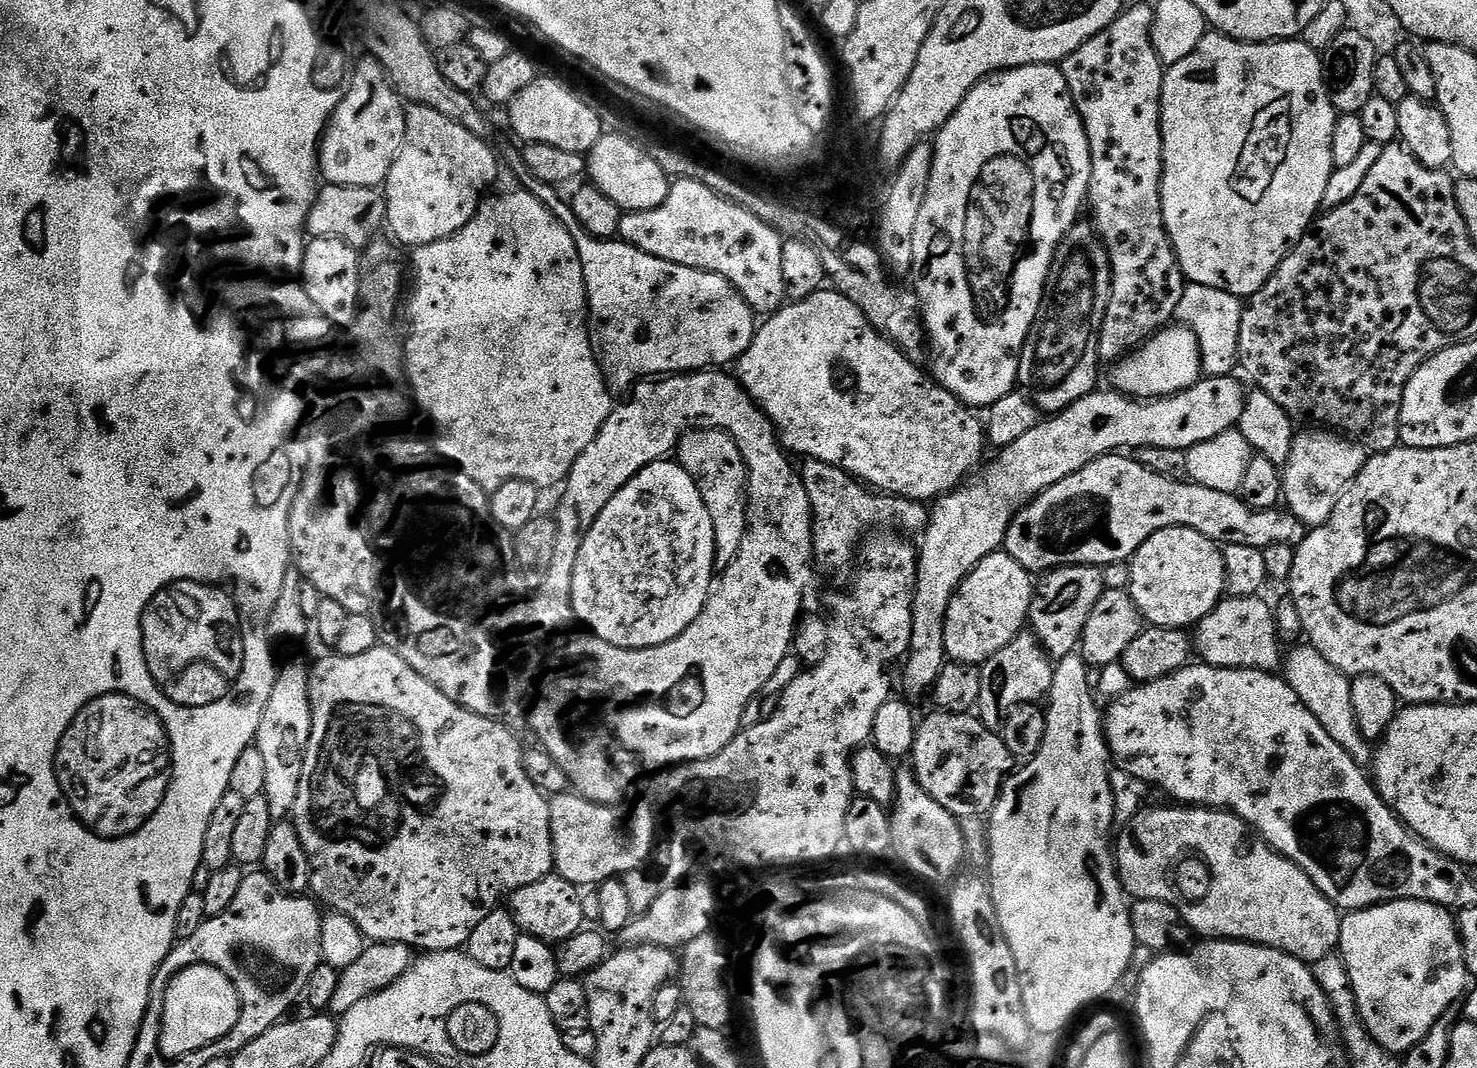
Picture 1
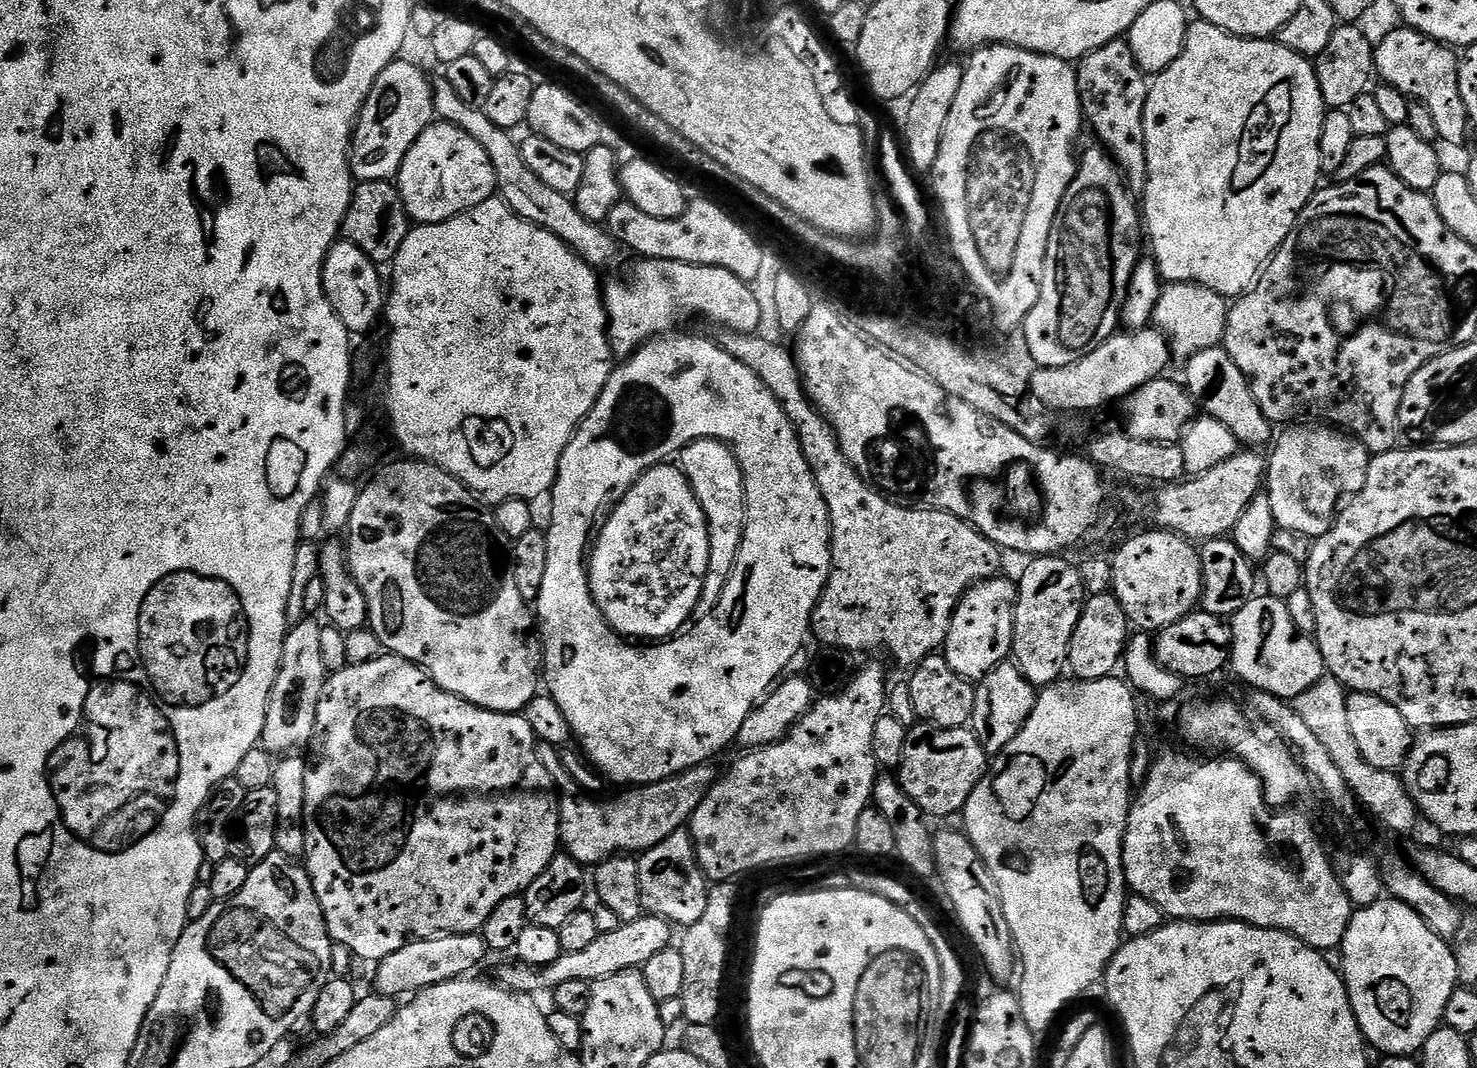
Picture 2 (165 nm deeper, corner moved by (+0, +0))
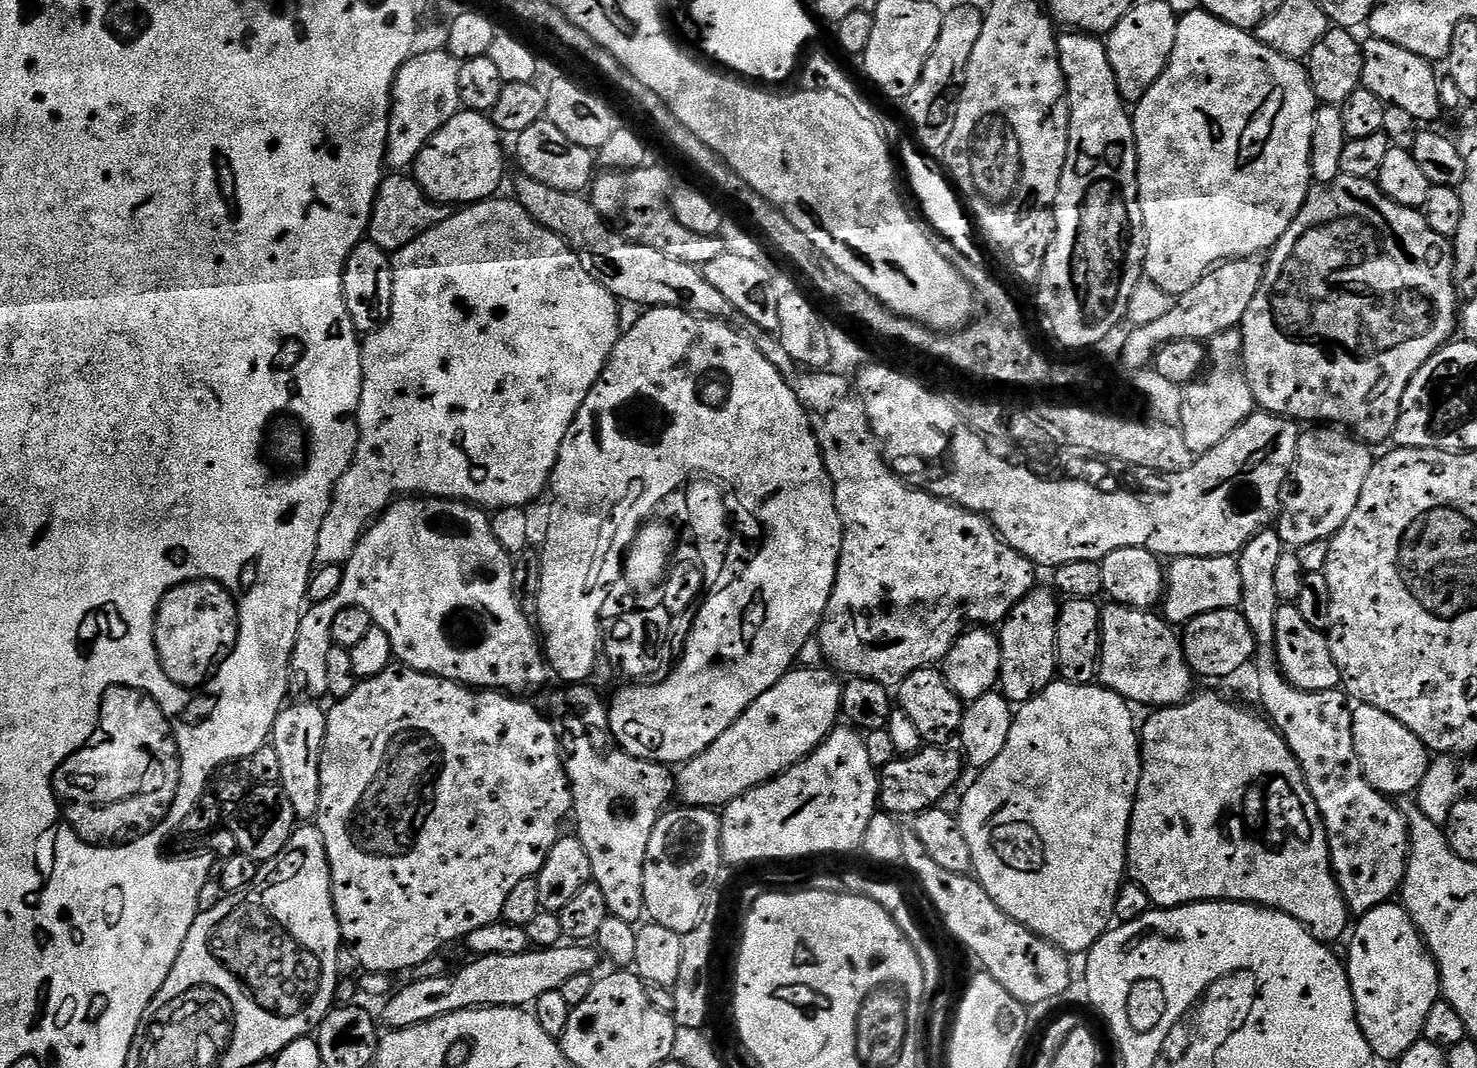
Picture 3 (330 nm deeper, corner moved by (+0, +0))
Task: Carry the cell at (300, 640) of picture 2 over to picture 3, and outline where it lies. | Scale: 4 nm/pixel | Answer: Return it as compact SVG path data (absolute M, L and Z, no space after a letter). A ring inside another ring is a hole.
M400 498L389 504L388 509L365 532L364 537L358 542L354 554L348 563L343 565L342 586L338 586L337 592L326 602L305 607L304 615L300 617L298 626L298 638L294 642L292 651L292 667L290 669L290 688L293 693L301 692L304 698L322 698L328 696L326 686L326 654L330 654L333 648L330 626L334 626L334 617L342 614L347 608L361 608L366 614L372 616L372 623L377 628L386 630L386 638L390 638L393 657L403 667L413 668L419 672L425 672L427 676L440 676L444 680L453 680L456 684L462 684L477 690L499 690L505 694L511 694L517 698L527 697L527 692L536 692L550 677L550 665L544 659L544 650L541 637L534 627L533 621L522 610L516 601L514 594L514 578L512 577L513 557L502 546L498 546L498 538L492 533L492 521L485 509L469 504L462 500L438 500L435 498Z

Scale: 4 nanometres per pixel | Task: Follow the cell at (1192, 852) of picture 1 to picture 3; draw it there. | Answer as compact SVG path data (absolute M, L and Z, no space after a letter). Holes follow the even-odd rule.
M1216 692L1193 695L1175 708L1162 708L1148 725L1142 728L1140 761L1142 774L1138 782L1138 794L1132 811L1132 821L1128 831L1127 875L1131 883L1142 886L1157 909L1181 908L1184 904L1204 904L1208 900L1232 900L1235 904L1256 904L1260 908L1273 908L1275 912L1294 918L1315 940L1329 946L1335 940L1343 941L1350 928L1350 913L1336 884L1332 872L1328 835L1324 829L1324 819L1320 817L1318 806L1304 780L1304 772L1296 760L1296 755L1288 749L1283 736L1259 711L1251 712Z

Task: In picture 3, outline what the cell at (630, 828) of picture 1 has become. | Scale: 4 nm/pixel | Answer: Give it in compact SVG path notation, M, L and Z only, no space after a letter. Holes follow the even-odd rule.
M824 666L788 671L732 723L726 734L679 769L675 790L679 803L690 808L720 810L751 788L801 764L841 719L844 689L835 678Z

